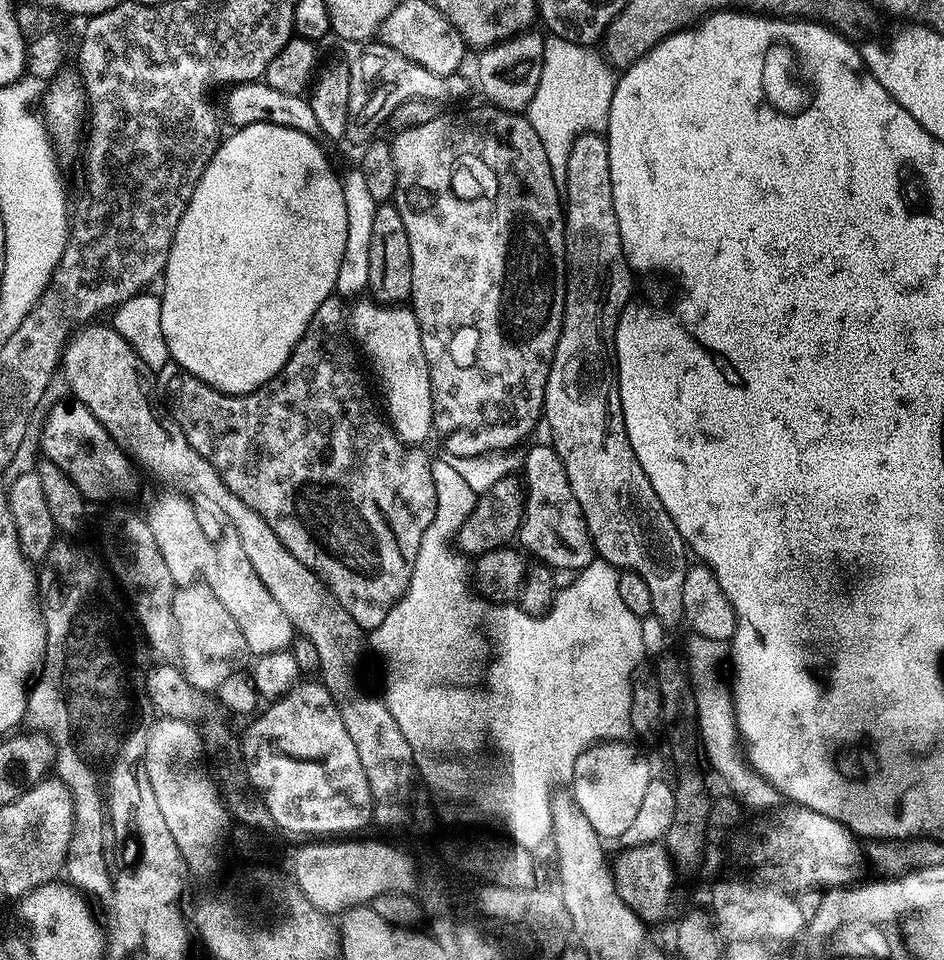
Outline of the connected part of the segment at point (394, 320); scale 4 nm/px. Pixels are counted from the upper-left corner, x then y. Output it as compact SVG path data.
M360 298L350 308L350 332L358 345L359 351L368 355L380 384L384 387L384 400L388 403L386 419L396 431L397 436L405 443L420 444L428 435L433 435L432 427L432 387L430 370L426 366L426 354L422 350L422 334L418 318L408 306L385 306L371 298Z

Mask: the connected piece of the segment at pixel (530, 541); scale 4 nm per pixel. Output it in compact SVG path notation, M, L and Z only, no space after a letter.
M551 443L536 444L532 449L527 449L522 470L526 479L526 499L518 540L523 551L528 554L533 552L541 565L553 570L586 567L594 559L592 536L588 532L582 506L578 506L578 498L574 498L562 458L558 458Z

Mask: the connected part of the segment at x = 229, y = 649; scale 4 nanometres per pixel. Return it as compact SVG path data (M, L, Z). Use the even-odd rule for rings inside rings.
M199 582L177 587L174 600L175 651L180 651L178 667L197 691L212 694L222 686L230 674L241 671L249 659L246 638L238 630L238 622L230 610L222 606L218 594Z

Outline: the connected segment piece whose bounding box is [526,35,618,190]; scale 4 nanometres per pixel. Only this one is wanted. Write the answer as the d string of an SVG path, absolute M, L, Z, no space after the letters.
M554 35L545 39L542 74L526 115L530 126L534 126L534 134L542 138L546 159L550 161L550 174L554 174L554 186L561 190L566 186L566 162L573 142L585 132L600 134L607 129L617 79L613 65L595 47L575 44Z

